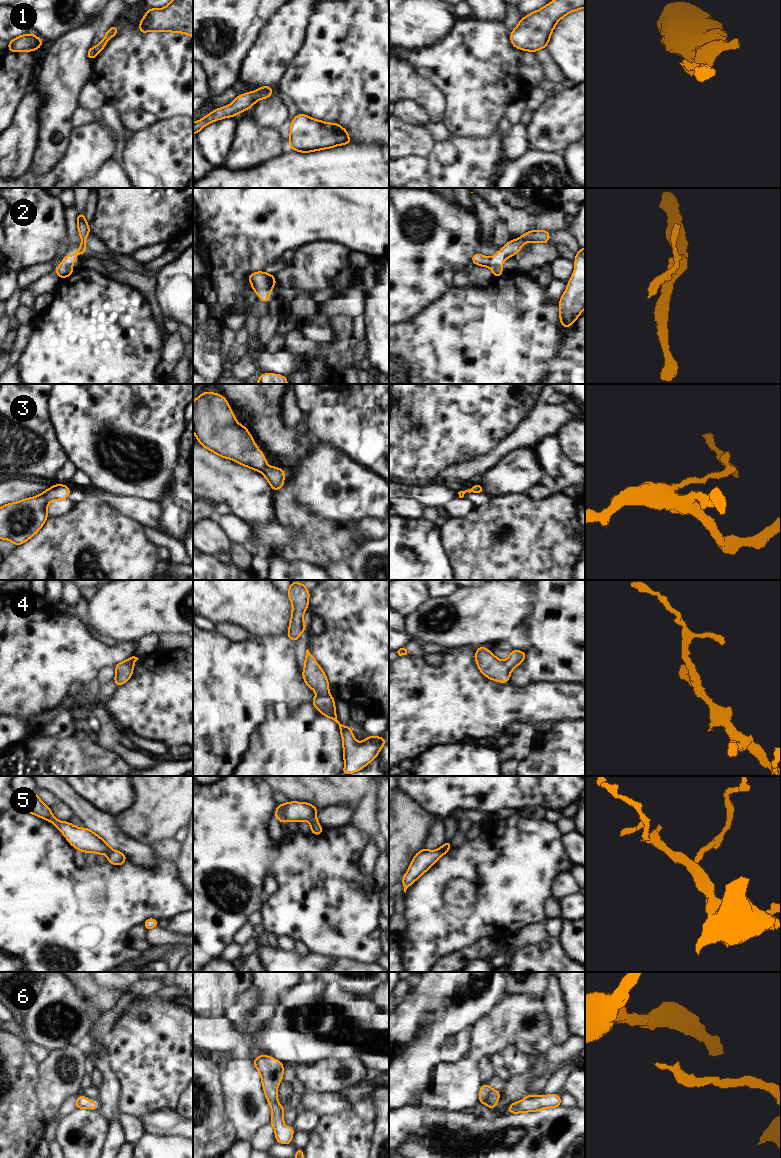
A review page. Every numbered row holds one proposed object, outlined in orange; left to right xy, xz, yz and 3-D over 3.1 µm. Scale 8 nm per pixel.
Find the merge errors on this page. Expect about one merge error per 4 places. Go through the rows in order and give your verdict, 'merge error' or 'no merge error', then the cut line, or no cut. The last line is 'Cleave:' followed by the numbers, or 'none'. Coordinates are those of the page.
1: no merge error | no cut
2: no merge error | no cut
3: no merge error | no cut
4: no merge error | no cut
5: no merge error | no cut
6: no merge error | no cut
Cleave: none

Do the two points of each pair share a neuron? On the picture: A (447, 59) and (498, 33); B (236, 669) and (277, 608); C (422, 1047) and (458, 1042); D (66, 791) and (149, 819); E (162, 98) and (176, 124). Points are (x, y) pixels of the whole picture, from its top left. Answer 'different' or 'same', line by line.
A: same
B: different
C: different
D: different
E: different

